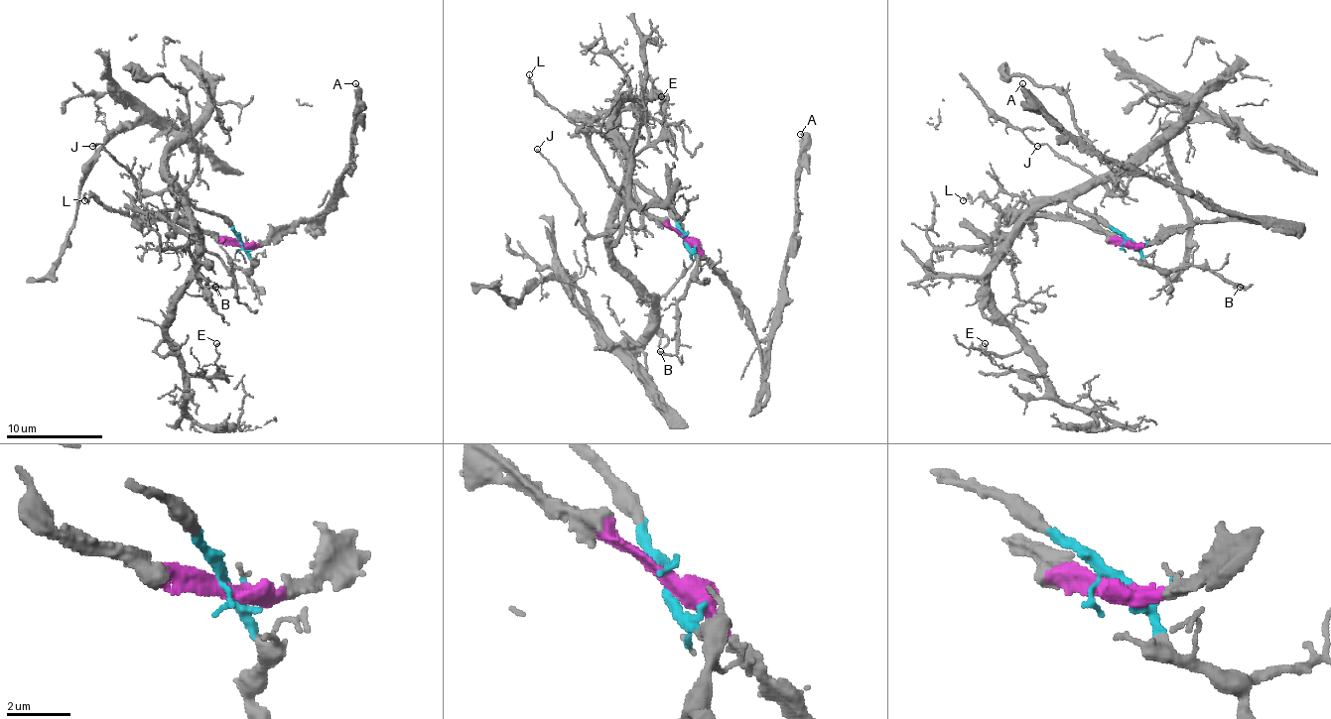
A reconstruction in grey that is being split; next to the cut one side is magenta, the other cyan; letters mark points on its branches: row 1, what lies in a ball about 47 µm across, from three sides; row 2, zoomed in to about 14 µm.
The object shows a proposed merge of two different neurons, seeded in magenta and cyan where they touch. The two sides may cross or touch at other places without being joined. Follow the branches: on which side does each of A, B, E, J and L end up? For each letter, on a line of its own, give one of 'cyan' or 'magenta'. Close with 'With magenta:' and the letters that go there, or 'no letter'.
A: magenta
B: cyan
E: cyan
J: cyan
L: magenta
With magenta: A, L

